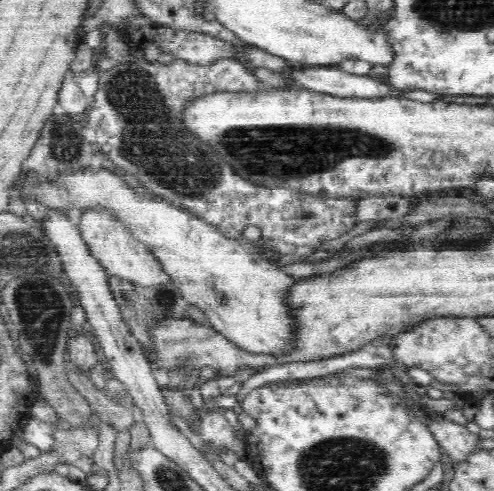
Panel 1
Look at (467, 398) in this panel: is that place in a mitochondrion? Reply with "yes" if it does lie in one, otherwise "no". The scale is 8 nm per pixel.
no

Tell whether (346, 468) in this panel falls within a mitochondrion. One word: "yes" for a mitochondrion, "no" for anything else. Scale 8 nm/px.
yes

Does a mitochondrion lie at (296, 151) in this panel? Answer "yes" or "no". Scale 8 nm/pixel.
yes

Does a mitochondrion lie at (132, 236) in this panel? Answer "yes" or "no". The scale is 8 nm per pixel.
no

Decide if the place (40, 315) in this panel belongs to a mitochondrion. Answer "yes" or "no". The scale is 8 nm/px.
yes

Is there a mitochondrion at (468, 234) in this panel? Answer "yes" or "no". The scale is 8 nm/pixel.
yes

